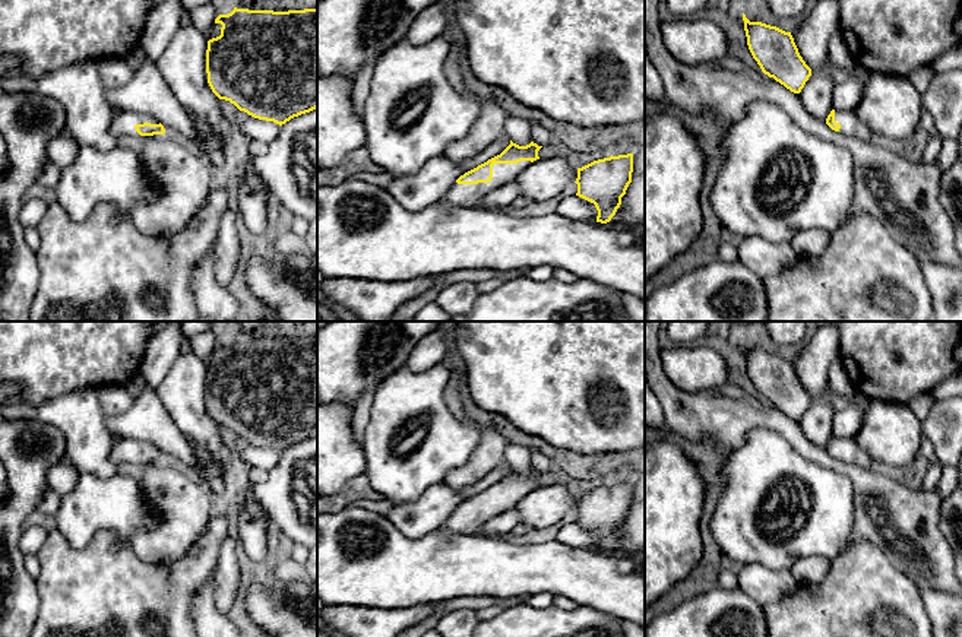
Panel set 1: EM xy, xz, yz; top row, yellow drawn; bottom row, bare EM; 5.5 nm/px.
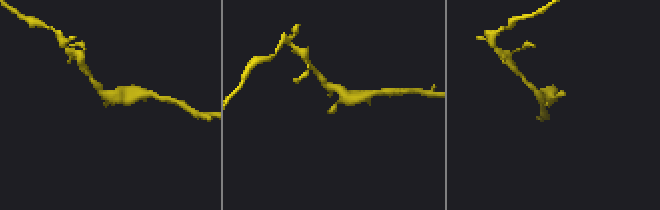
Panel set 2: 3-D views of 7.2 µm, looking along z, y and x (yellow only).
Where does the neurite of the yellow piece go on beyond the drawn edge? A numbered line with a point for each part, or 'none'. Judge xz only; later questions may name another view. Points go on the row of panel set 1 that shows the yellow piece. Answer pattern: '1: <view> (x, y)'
1: xz (459, 195)

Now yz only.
1: yz (850, 123)

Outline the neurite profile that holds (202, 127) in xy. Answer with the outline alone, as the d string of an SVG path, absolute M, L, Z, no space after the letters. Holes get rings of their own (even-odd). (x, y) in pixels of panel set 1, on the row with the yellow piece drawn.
M186 110L193 126L196 127L196 130L200 133L202 137L215 137L216 134L213 133L213 130L196 114L190 112L189 110Z

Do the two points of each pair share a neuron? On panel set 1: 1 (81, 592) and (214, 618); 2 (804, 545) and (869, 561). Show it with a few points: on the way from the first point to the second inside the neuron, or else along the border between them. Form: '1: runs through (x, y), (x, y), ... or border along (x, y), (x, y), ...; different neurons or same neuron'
1: border along (205, 582), (192, 599), (193, 621); different neurons
2: border along (839, 552), (831, 560); different neurons

